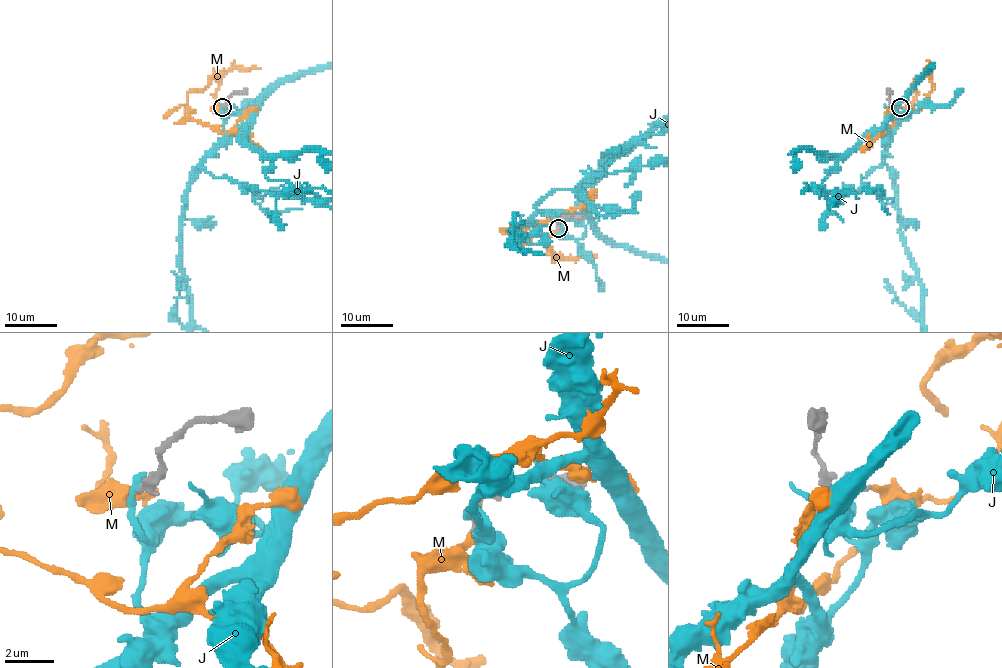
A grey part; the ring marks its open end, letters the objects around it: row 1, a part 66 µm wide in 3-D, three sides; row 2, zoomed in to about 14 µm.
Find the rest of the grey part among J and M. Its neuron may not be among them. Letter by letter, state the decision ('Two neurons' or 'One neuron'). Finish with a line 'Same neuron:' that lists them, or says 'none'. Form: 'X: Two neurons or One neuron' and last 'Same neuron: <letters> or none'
J: Two neurons
M: One neuron
Same neuron: M

